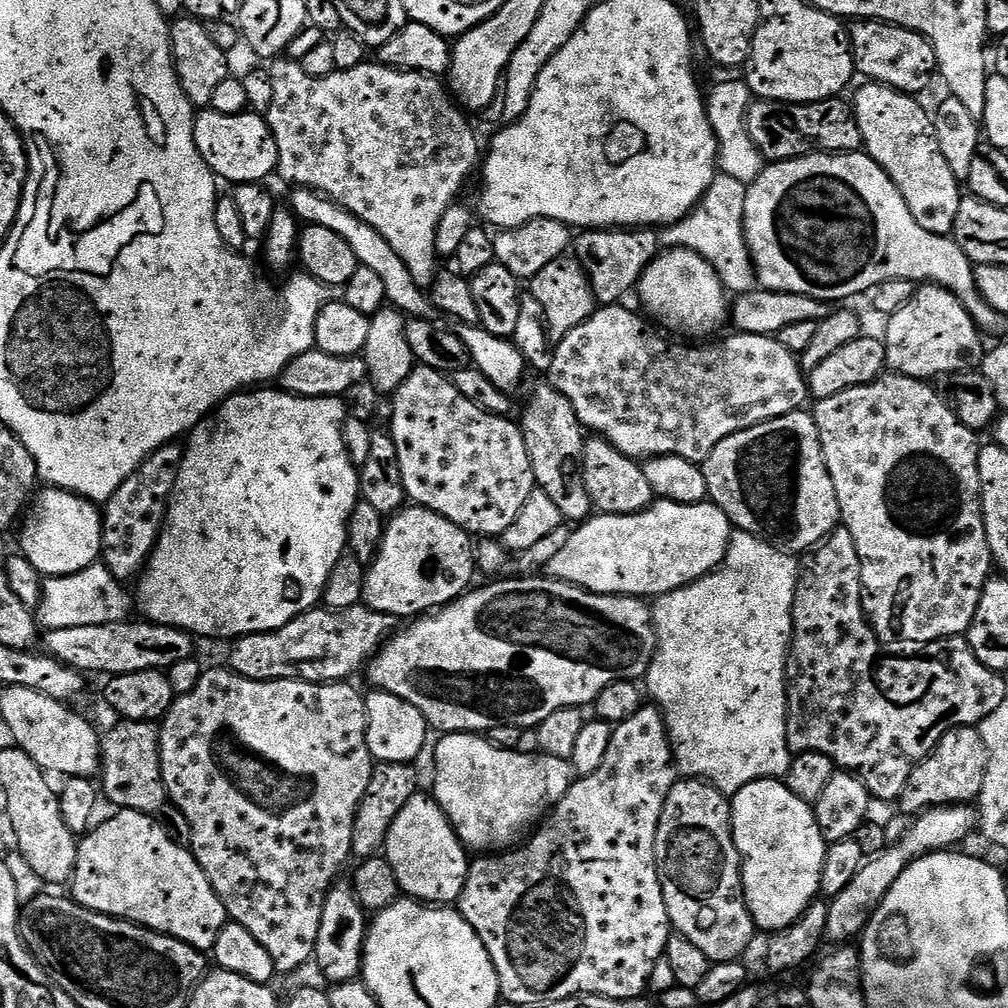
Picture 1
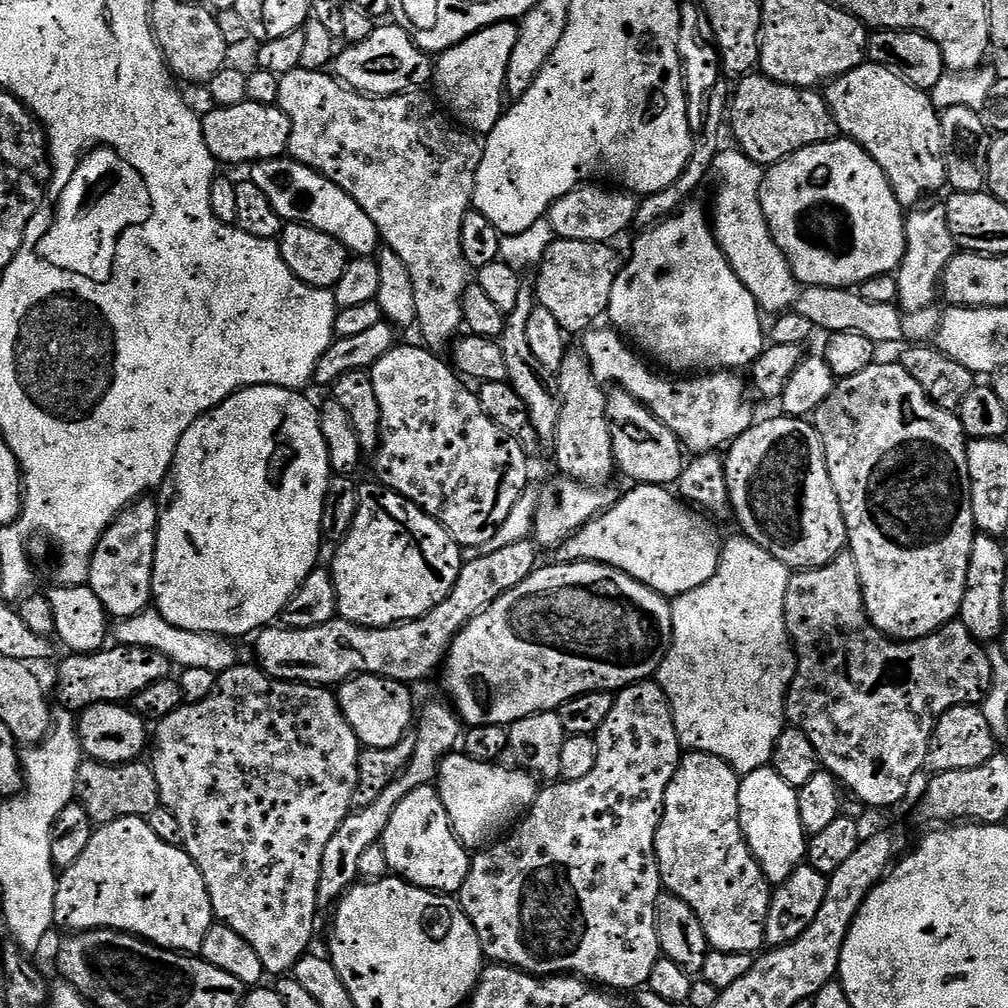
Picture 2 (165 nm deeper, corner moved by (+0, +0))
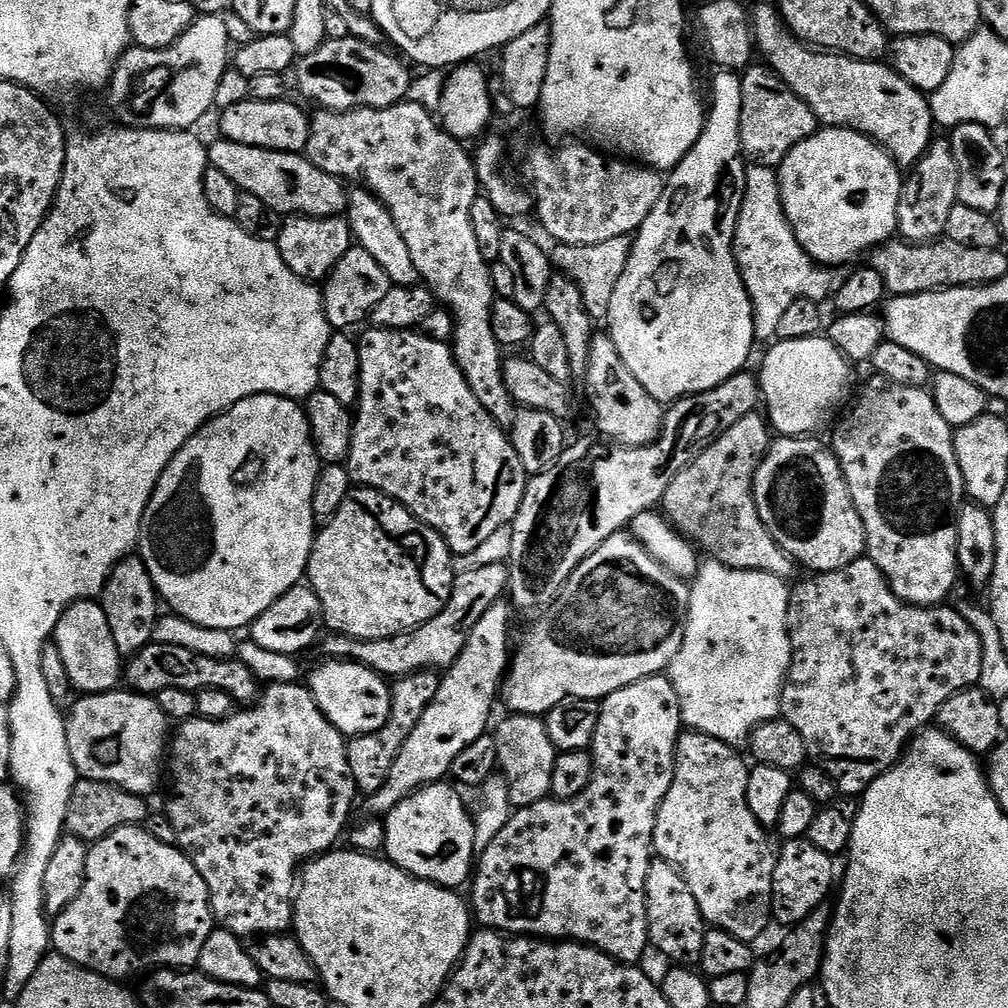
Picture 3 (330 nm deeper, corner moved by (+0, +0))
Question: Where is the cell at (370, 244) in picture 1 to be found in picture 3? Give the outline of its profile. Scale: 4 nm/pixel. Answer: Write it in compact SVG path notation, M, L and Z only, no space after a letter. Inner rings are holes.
M216 138L213 144L207 145L208 163L214 170L222 170L222 174L230 177L241 192L254 194L254 198L262 198L270 210L279 212L281 217L287 218L297 214L302 216L339 216L348 207L349 189L345 181L336 176L326 174L326 170L318 170L308 161L307 155L295 152L271 152L262 150L258 146L242 146L223 138Z

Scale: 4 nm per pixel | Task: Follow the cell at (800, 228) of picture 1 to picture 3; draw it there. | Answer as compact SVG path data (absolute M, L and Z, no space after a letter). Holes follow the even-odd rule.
M835 126L821 127L810 138L806 138L806 142L798 142L798 146L794 146L794 150L790 150L790 154L786 154L786 158L780 163L778 175L780 177L780 197L782 198L782 206L784 207L786 218L794 230L794 234L798 238L802 250L806 250L808 257L816 261L817 264L821 266L848 264L855 256L860 256L863 252L864 255L871 253L873 248L878 248L881 244L889 243L897 235L896 207L900 201L902 169L893 160L892 155L885 148L881 148L876 141L871 140L870 137L863 136L863 134L856 132L852 128L837 128Z

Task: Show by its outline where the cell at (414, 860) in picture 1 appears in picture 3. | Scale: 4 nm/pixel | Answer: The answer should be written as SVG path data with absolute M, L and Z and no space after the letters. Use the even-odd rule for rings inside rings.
M448 782L427 784L426 787L418 789L414 795L407 796L405 800L398 802L398 806L394 806L394 810L388 813L384 820L386 830L384 852L387 859L396 864L403 872L417 876L419 880L428 880L432 884L441 884L444 888L453 890L459 889L461 887L459 884L467 885L469 883L474 872L474 857L478 852L474 846L476 825L473 813L470 808L468 812L463 798L455 790L457 791Z

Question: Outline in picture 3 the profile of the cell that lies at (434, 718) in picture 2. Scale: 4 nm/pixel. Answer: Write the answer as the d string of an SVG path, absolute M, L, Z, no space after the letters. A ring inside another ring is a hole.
M501 598L474 622L470 634L466 638L466 646L462 646L462 654L447 668L440 676L440 685L438 694L434 694L434 702L426 706L422 718L418 718L418 726L414 726L410 738L402 746L398 758L394 758L394 766L390 766L390 778L386 778L386 786L382 790L371 793L364 804L364 808L369 817L384 818L388 813L398 806L407 796L412 796L418 789L424 788L427 784L441 783L451 773L454 766L454 758L470 746L470 742L478 742L489 731L488 719L492 716L492 703L497 703L498 693L502 687L502 681L507 673L510 663L510 644L508 648L508 639L512 636L512 612L514 608L507 599Z

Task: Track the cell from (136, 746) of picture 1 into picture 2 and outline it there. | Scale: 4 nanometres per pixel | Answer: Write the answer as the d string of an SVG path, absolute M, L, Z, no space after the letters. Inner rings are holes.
M81 759L76 779L76 800L86 810L93 825L109 824L122 818L147 818L162 806L158 778L154 778L151 763L140 763L107 764Z

